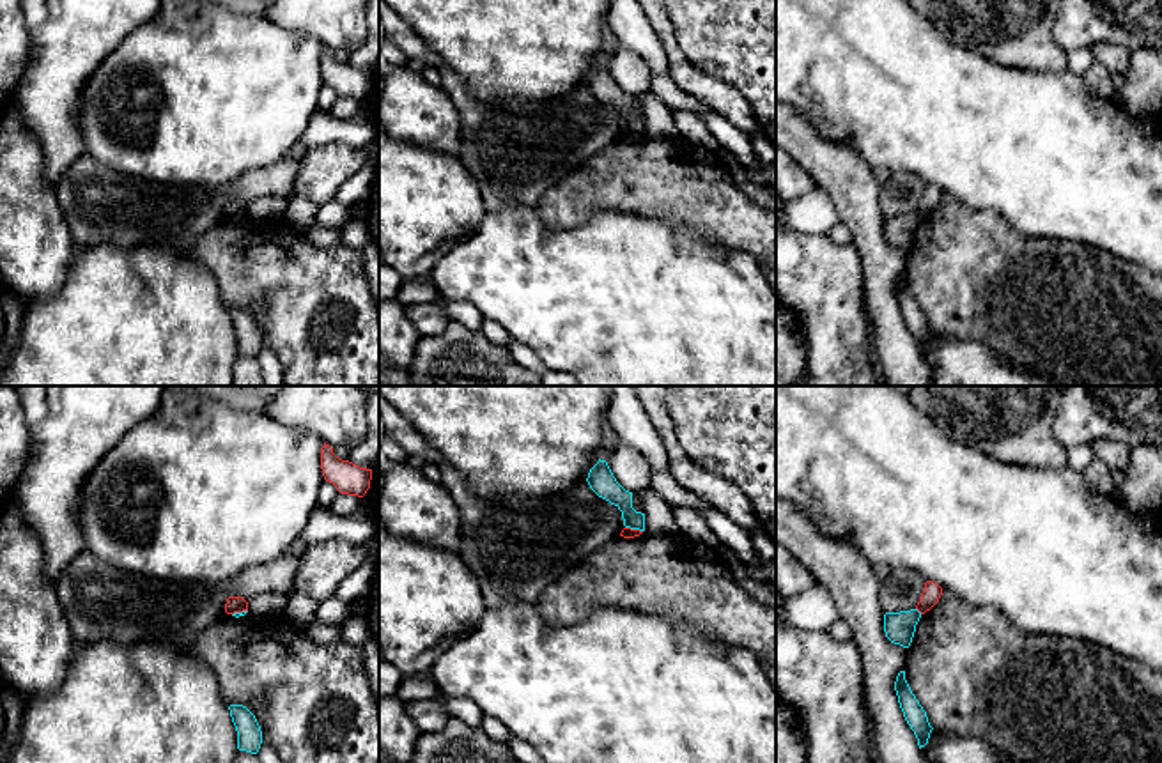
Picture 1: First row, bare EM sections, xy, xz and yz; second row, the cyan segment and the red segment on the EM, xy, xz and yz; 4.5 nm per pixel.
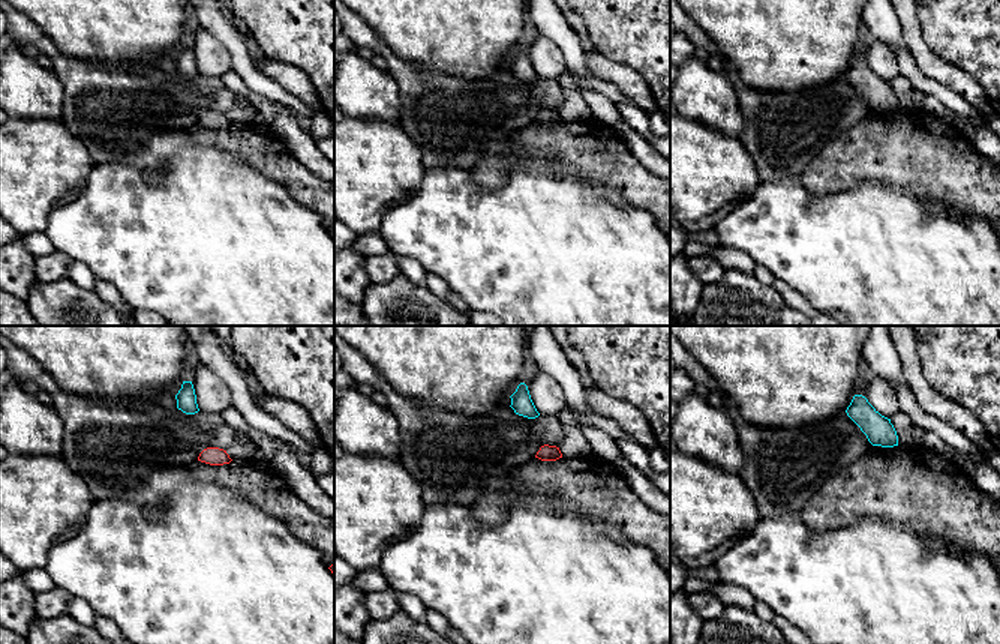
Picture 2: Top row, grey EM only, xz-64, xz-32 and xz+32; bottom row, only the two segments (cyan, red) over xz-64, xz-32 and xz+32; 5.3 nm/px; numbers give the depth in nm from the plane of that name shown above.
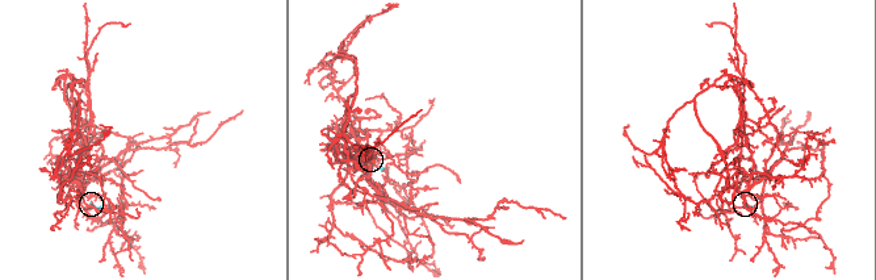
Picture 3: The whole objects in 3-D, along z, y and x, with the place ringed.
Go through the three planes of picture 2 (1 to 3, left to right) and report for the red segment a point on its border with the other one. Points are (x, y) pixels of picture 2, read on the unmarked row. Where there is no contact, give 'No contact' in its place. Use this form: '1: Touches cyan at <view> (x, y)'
1: No contact
2: No contact
3: No contact

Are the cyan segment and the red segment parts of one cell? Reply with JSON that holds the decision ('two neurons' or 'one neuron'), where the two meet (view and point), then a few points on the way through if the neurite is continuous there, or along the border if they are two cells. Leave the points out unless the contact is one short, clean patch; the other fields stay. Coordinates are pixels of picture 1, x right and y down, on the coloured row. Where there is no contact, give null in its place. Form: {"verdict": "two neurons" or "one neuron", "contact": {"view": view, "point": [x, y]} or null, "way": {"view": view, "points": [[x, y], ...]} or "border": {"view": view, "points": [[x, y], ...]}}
{"verdict": "two neurons", "contact": {"view": "yz", "point": [918, 611]}, "border": {"view": "yz", "points": [[916, 608], [921, 613]]}}

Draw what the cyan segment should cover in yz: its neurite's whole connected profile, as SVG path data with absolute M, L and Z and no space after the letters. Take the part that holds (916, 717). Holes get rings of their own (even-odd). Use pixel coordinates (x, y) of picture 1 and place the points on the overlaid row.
M905 671L898 673L896 682L895 682L895 690L896 690L903 717L905 717L907 724L910 726L910 729L914 731L914 735L918 738L918 745L921 749L928 744L928 738L930 738L930 733L933 728L928 722L926 712L923 710L923 706L912 694L912 690L905 680Z

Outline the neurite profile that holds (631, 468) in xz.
M620 443L608 453L606 462L616 482L632 494L650 489L652 466L647 457L629 444Z

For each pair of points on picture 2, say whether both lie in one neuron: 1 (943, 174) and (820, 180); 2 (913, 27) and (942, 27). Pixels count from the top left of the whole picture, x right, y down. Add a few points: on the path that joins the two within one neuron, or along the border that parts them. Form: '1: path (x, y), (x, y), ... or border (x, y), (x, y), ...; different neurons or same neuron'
1: path (913, 167), (850, 167); same neuron
2: border (916, 15), (921, 24), (921, 36), (940, 57); different neurons

